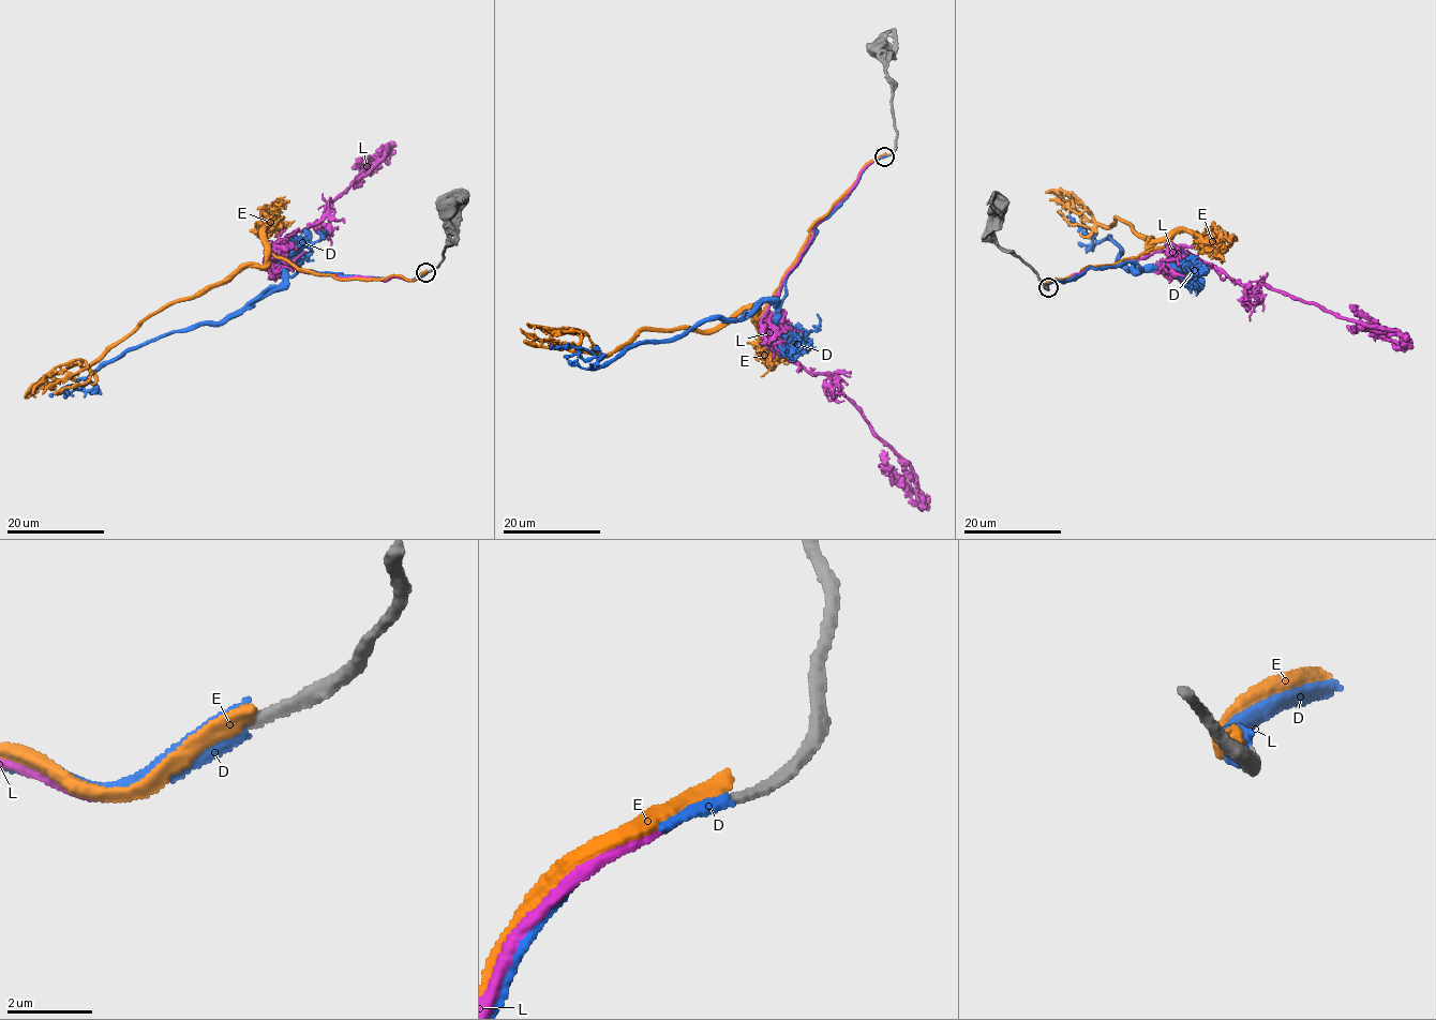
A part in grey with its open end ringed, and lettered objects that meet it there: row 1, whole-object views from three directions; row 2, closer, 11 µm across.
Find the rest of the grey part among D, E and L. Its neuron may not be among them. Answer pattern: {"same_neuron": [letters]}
{"same_neuron": ["L"]}

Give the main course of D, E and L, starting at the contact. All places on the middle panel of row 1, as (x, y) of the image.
D: (885, 156), (872, 160), (819, 222), (780, 301), (627, 347), (597, 369), (585, 349), (551, 344)
E: (885, 155), (810, 229), (761, 317), (756, 306), (704, 330), (642, 330), (606, 355), (526, 323)
L: (885, 156), (814, 227), (761, 324), (808, 371), (835, 385), (898, 458), (918, 494)

